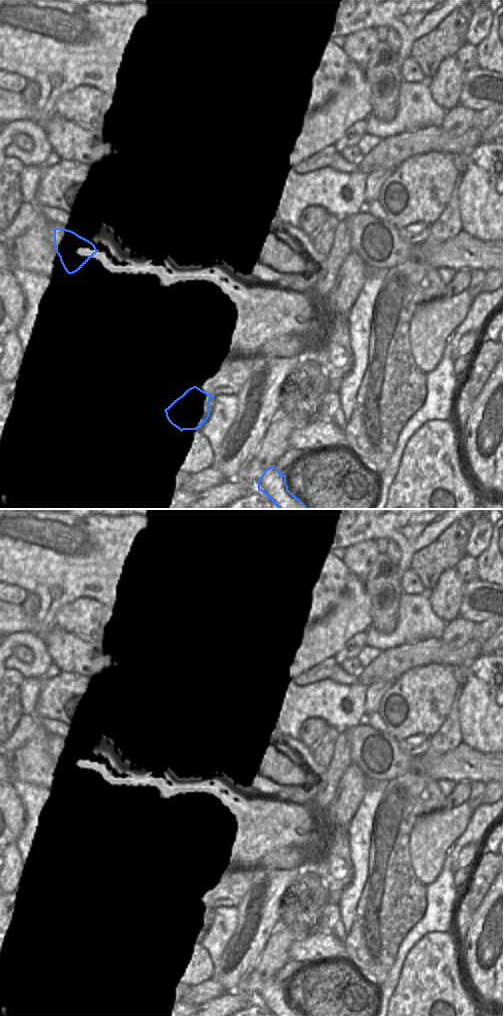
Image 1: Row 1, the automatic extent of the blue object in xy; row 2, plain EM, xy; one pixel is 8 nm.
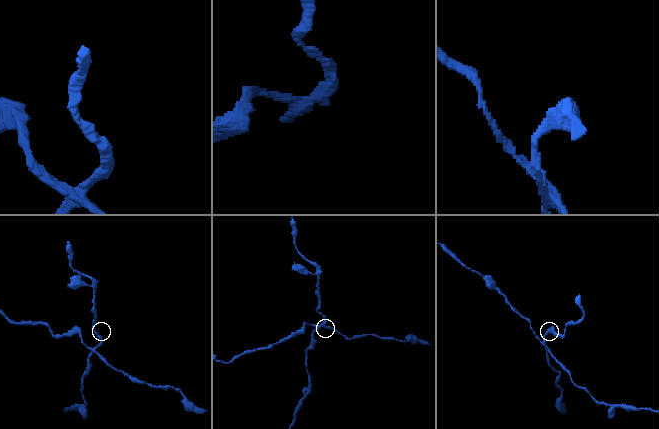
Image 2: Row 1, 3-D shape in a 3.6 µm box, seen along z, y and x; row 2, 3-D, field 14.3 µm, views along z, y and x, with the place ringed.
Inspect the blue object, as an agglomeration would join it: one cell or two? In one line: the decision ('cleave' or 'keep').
cleave

